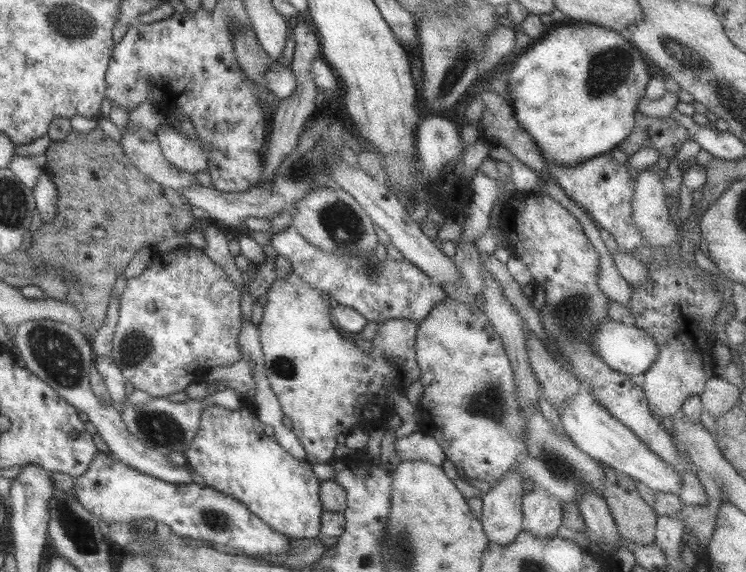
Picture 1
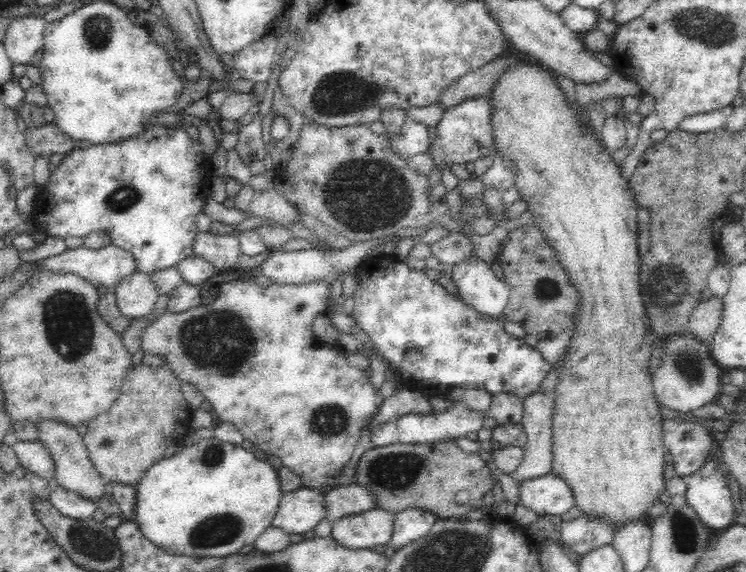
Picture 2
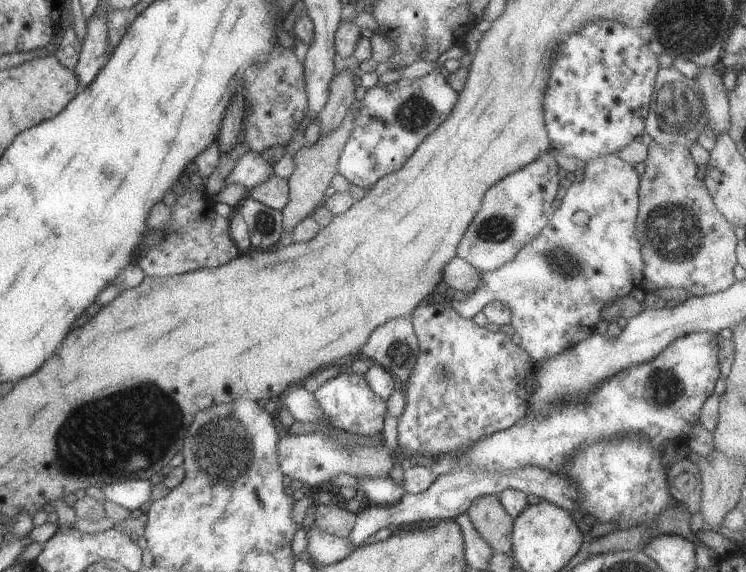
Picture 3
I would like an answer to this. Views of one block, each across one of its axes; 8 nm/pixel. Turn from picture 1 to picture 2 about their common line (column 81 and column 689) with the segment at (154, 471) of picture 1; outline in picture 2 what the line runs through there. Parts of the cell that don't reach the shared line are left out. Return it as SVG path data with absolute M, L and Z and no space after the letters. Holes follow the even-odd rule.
M690 332L680 337L671 337L661 344L666 356L653 378L653 389L656 400L661 402L662 406L691 415L708 402L716 401L721 386L720 375L724 370L709 357L710 346L712 338L700 341Z

